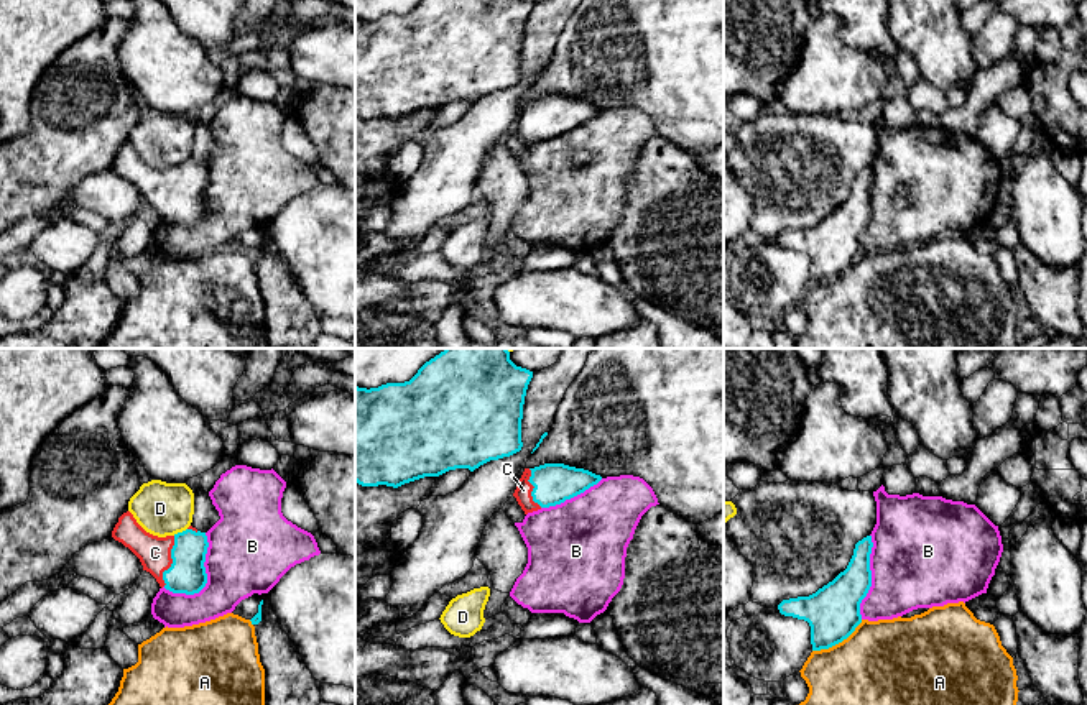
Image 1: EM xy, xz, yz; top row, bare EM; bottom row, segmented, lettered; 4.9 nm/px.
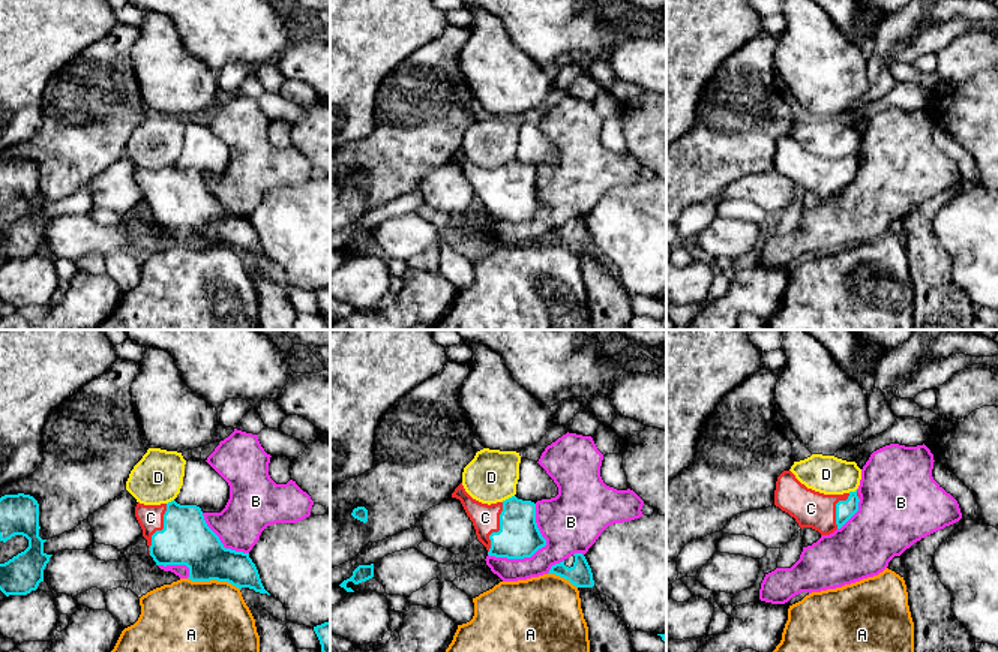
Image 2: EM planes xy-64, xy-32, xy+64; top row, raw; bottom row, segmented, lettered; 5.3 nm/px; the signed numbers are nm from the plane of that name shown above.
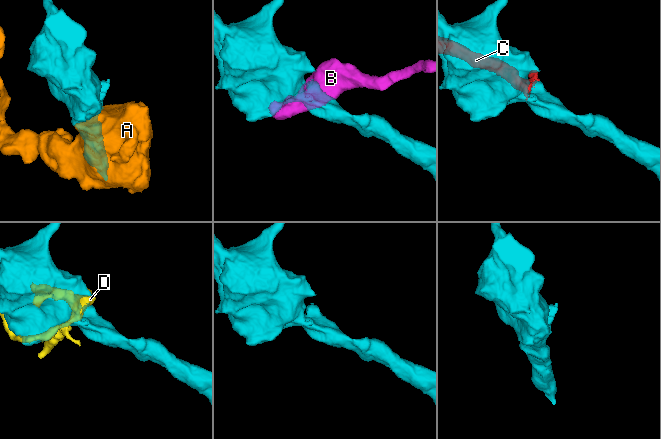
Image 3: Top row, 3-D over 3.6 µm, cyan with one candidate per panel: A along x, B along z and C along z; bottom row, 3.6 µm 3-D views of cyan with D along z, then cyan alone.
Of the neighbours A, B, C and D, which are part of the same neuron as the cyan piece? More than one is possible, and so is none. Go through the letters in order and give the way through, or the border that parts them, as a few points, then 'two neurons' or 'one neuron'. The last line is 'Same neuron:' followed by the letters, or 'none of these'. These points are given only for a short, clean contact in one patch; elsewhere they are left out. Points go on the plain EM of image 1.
A: two neurons
B: two neurons
C: across xy (186, 206), (173, 193), (155, 184) | one neuron
D: two neurons
Same neuron: C

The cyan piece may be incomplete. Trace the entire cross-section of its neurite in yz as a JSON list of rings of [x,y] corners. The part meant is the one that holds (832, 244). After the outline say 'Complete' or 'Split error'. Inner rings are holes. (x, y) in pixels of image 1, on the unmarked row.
[[[872,168],[855,176],[853,187],[844,204],[809,228],[783,232],[778,242],[784,248],[804,251],[811,258],[812,283],[829,281],[847,271],[862,255],[860,235],[872,219],[870,186]]]. Complete

